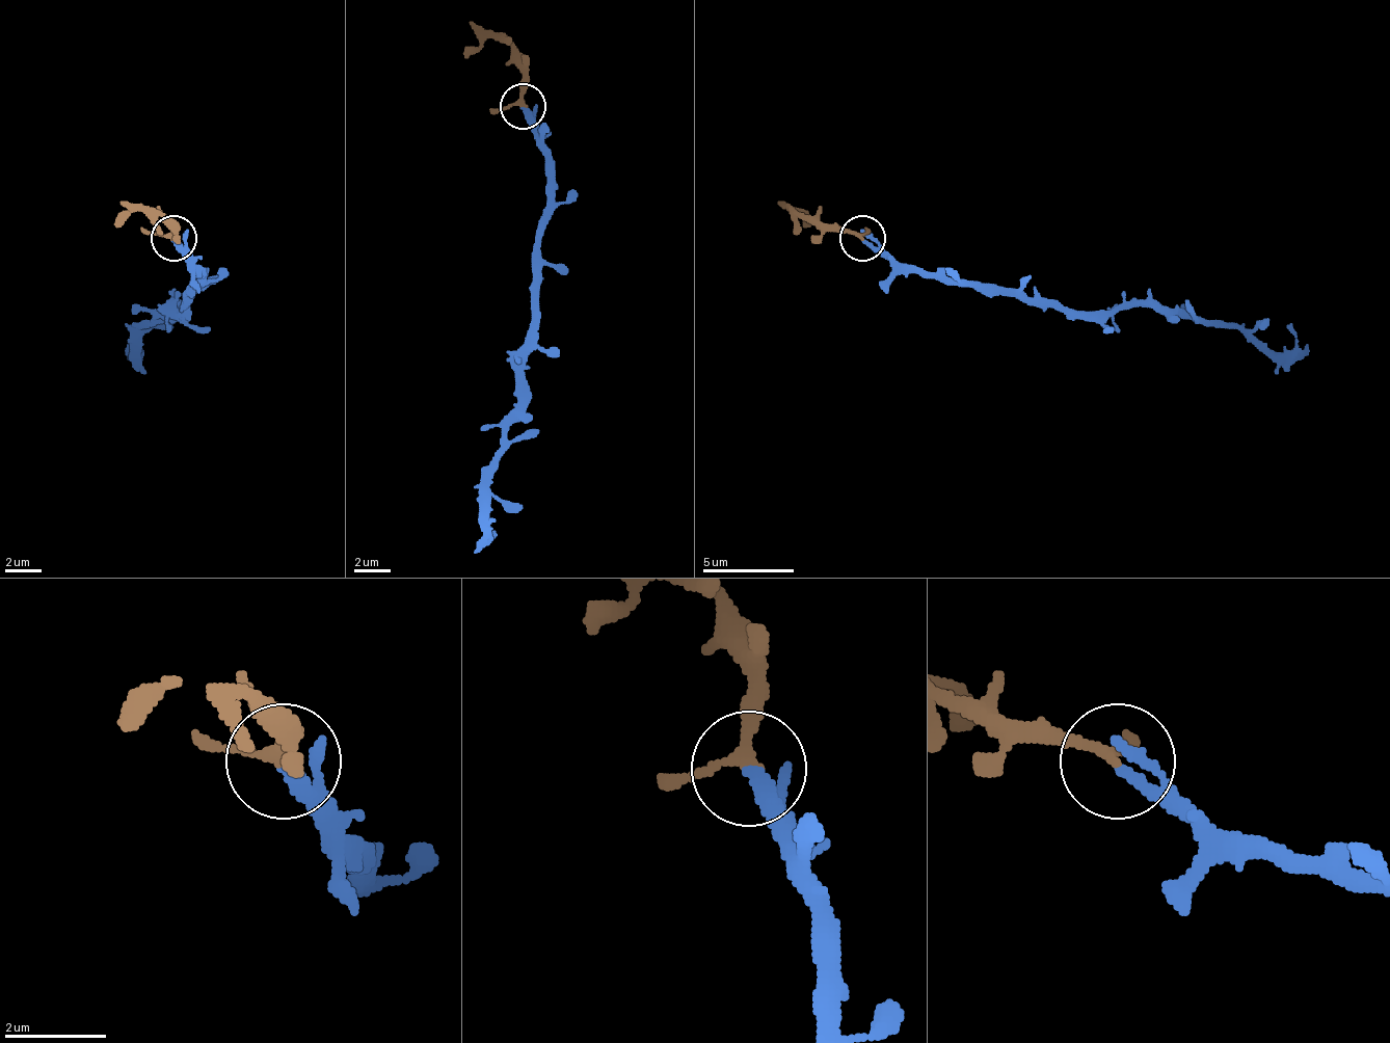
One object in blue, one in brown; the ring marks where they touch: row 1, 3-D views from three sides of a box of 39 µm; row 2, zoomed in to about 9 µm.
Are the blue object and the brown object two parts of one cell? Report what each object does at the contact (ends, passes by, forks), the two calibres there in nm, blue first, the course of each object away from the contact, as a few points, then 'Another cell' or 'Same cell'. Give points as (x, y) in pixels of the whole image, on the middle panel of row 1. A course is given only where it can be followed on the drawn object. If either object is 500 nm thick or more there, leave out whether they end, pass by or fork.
At the ring blue ends. At the ring brown passes by. Thickness 280 nm (blue) against 190 nm. Course of blue: (522, 107), (549, 153), (549, 194), (539, 295), (516, 419), (507, 428), (489, 492), (489, 538), (493, 534). Course of brown: (522, 107), (522, 61), (503, 38), (484, 38), (461, 52). Same cell

